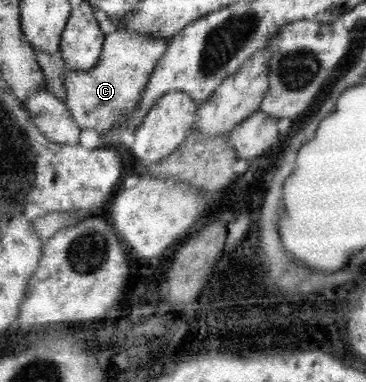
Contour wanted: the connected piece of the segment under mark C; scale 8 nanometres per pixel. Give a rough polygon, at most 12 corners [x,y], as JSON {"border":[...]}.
{"border":[[117,28],[65,103],[107,144],[138,106],[168,40]]}

